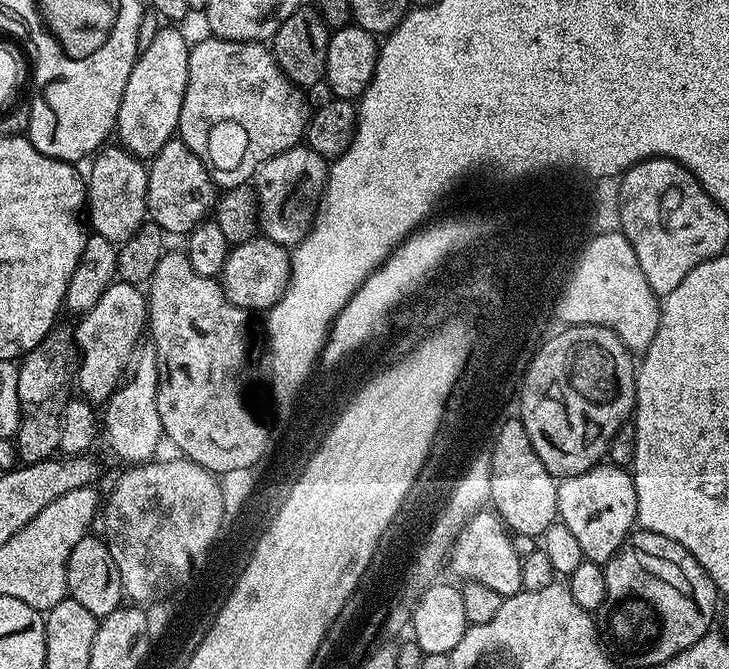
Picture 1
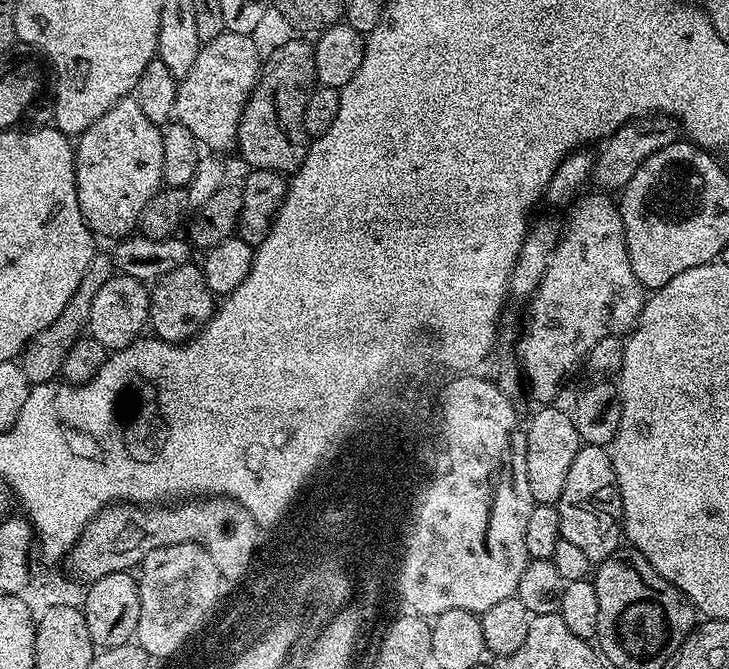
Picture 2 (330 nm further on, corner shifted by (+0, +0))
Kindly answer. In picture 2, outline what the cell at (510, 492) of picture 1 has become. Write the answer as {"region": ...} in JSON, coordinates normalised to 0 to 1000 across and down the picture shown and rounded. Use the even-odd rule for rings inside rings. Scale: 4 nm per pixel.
{"region":[[[741,607],[730,622],[730,629],[723,629],[719,653],[722,655],[722,720],[727,720],[727,738],[735,753],[761,755],[771,738],[771,726],[776,726],[776,709],[782,709],[782,697],[787,692],[787,679],[798,667],[793,643],[787,637],[783,620],[763,607]]]}

